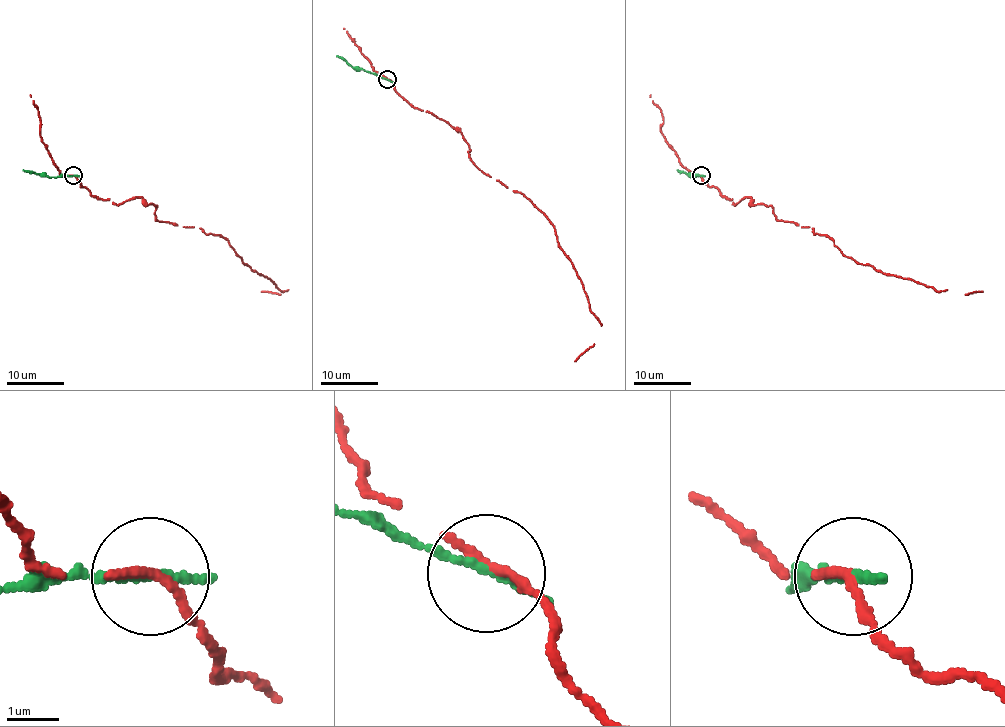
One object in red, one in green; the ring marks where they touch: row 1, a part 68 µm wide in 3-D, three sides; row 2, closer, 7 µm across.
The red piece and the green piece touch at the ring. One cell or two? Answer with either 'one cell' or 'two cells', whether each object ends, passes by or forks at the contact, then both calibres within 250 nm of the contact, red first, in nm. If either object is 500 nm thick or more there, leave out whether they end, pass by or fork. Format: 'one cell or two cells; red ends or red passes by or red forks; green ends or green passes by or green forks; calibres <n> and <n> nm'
two cells; red ends; green passes by; calibres 220 and 130 nm

